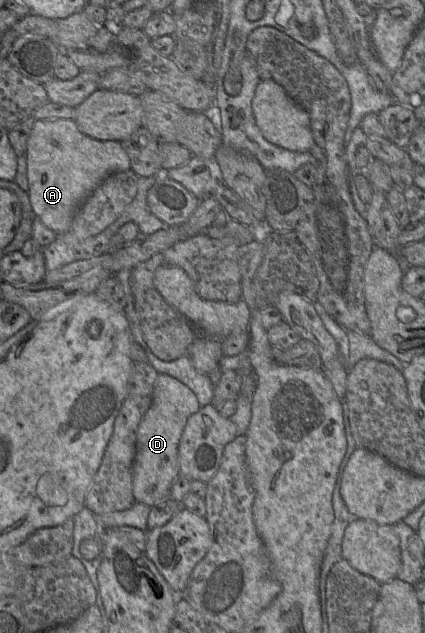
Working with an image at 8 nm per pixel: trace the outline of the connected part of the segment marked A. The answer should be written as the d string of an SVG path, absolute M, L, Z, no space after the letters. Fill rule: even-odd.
M73 119L36 120L26 151L28 195L42 223L64 234L88 196L109 175L131 169L129 157L120 141L100 141L81 132Z

